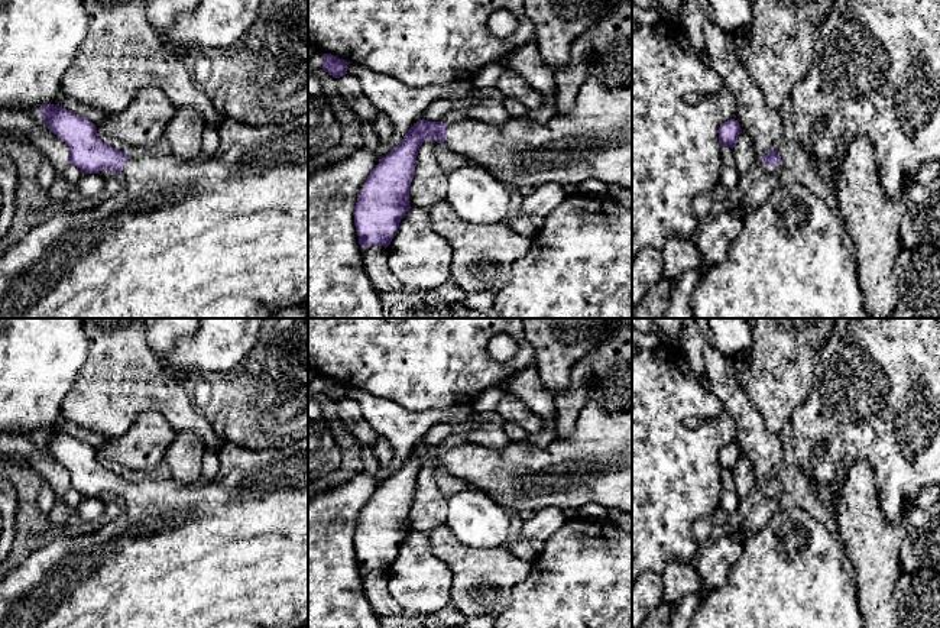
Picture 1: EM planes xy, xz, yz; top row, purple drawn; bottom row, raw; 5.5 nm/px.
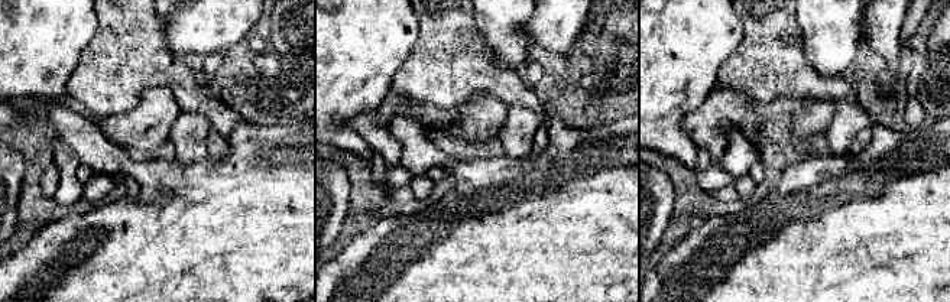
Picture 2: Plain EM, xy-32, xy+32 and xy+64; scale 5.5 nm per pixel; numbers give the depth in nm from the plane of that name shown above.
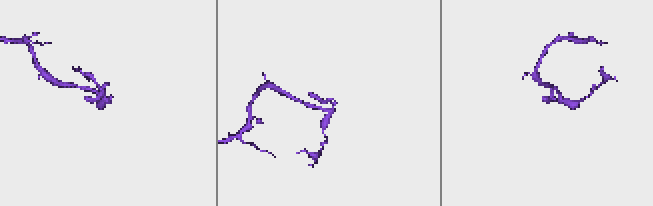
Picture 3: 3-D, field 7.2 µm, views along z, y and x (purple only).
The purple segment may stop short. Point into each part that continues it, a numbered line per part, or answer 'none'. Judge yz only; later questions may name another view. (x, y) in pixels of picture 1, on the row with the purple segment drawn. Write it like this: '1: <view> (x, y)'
1: yz (788, 261)

